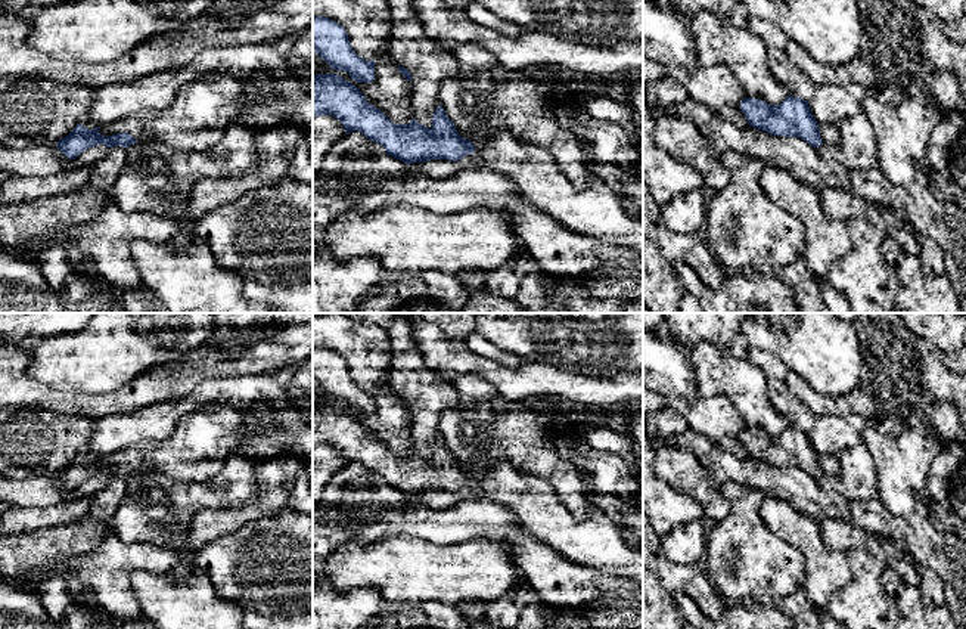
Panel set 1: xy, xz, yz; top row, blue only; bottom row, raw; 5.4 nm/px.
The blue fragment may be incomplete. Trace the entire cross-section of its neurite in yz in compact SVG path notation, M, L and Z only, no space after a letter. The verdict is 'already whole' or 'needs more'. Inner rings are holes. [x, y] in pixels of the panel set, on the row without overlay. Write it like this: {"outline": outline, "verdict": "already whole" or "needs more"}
{"outline": "M789 425L780 436L746 428L740 441L751 458L774 467L801 468L813 478L833 477L839 471L838 455L819 455L808 433L801 428Z", "verdict": "needs more"}

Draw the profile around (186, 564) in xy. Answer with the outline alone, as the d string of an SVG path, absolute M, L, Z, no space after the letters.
M187 552L180 557L178 563L170 570L173 576L184 580L193 570L196 570L195 552Z

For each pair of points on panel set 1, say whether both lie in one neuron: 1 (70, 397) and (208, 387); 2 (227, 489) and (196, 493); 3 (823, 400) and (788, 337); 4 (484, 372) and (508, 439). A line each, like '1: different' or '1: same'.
1: different
2: same
3: different
4: different

